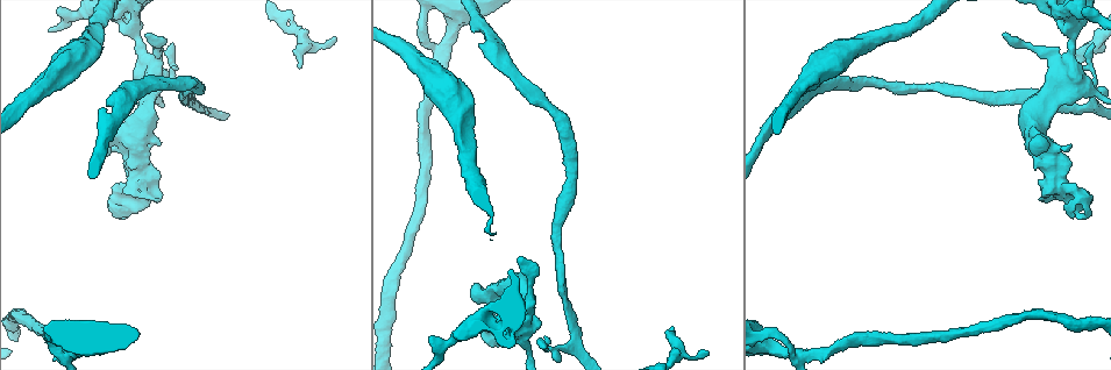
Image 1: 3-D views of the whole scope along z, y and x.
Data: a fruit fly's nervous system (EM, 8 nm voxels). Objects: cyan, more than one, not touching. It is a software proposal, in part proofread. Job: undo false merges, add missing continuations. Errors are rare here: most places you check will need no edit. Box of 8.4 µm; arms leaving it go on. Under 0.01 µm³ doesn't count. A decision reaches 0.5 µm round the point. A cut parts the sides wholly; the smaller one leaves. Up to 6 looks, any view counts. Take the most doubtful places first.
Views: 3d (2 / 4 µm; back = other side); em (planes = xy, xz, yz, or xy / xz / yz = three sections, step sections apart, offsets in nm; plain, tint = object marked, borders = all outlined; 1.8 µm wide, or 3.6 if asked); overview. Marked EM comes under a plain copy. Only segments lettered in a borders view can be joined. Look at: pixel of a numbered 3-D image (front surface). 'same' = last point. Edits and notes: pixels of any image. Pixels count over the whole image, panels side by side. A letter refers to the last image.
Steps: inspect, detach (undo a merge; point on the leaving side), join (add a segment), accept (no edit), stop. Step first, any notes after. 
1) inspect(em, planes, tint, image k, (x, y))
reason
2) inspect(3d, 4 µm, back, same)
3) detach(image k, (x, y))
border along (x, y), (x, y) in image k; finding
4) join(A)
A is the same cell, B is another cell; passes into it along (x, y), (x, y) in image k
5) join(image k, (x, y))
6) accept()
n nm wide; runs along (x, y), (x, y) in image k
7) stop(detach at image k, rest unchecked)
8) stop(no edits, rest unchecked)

inspect(3d, 2 µm, image 1, (119, 217))
branch stops here

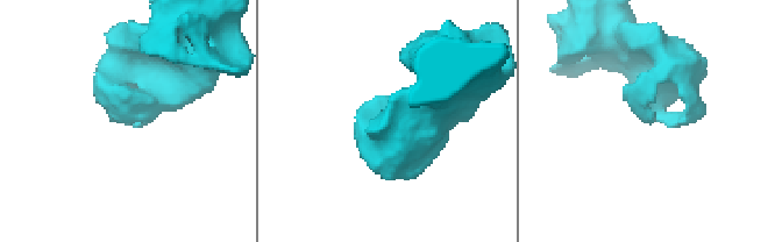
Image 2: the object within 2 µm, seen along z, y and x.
inspect(em, planes, borders, image 2, (123, 118))
need the tissue

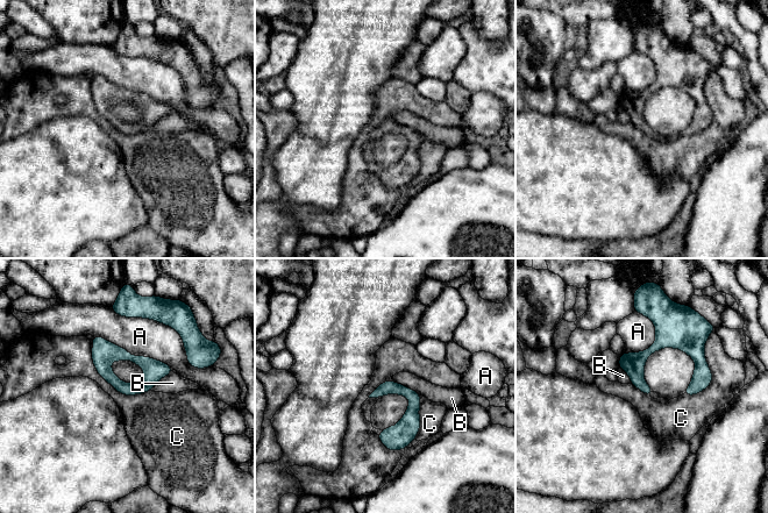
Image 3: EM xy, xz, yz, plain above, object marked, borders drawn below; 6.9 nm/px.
accept()
A, B and C are other cells; none of them fits

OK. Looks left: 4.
inspect(em, xz, step 4, borders, image 1, (672, 328))

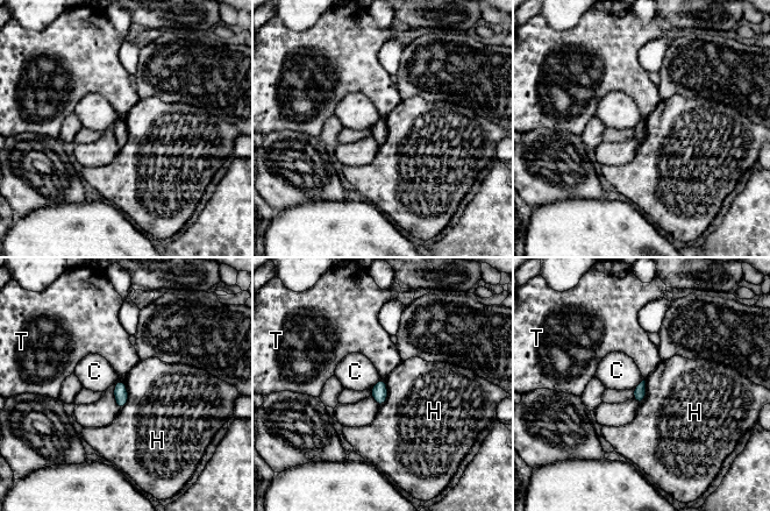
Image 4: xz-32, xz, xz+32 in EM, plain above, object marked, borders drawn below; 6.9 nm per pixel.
inspect(em, planes, borders, same)

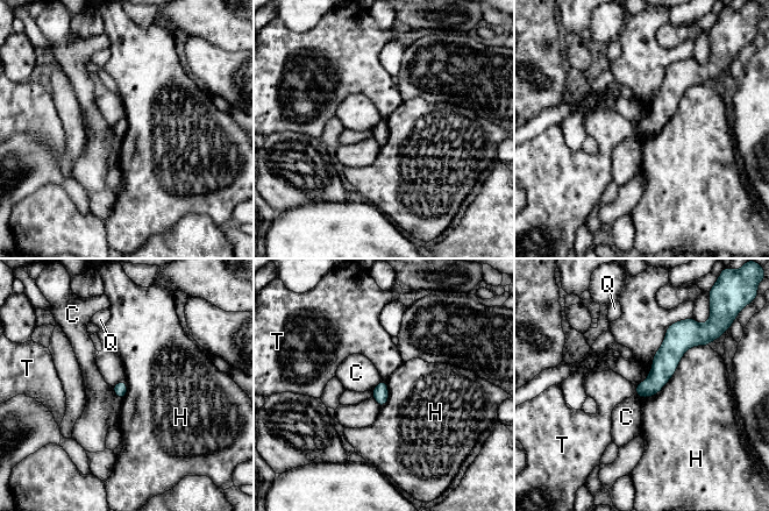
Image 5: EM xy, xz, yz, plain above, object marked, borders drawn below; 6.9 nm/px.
accept()
C, H, Q and T are other cells; none of them fits

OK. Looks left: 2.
inspect(3d, 2 µm, image 1, (133, 27))

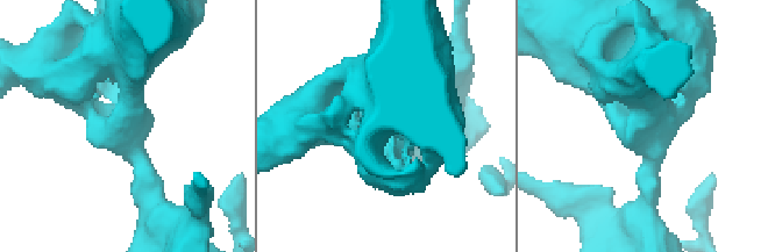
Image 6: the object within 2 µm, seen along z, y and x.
inspect(em, planes, borders, image 6, (648, 130))
4 arms; now the EM

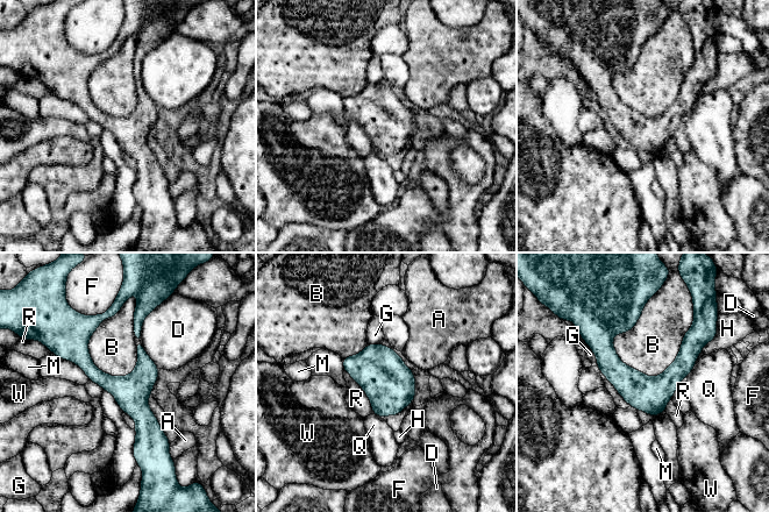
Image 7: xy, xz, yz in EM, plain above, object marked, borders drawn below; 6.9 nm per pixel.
accept()
240 nm wide; A, B, D, F, G, H, M, Q, R and W are other cells; runs along (139, 314), (143, 445), (136, 452) in image 7; all the same neuron

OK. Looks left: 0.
stop(no edits, rest unchecked)

